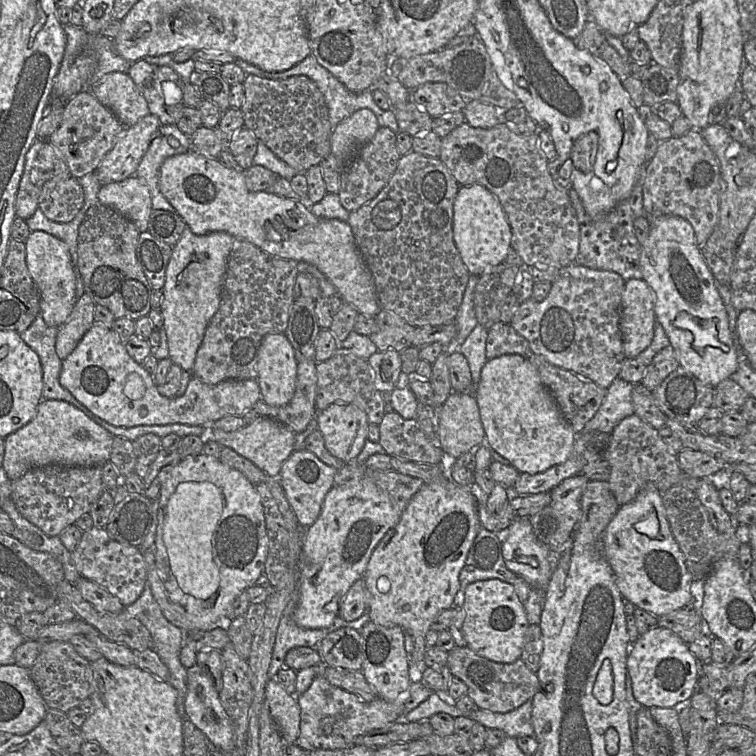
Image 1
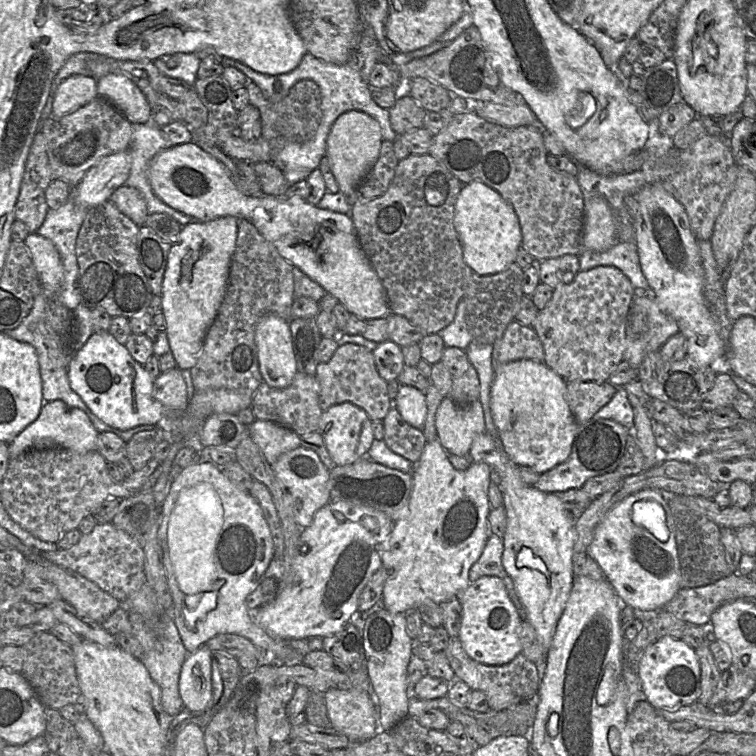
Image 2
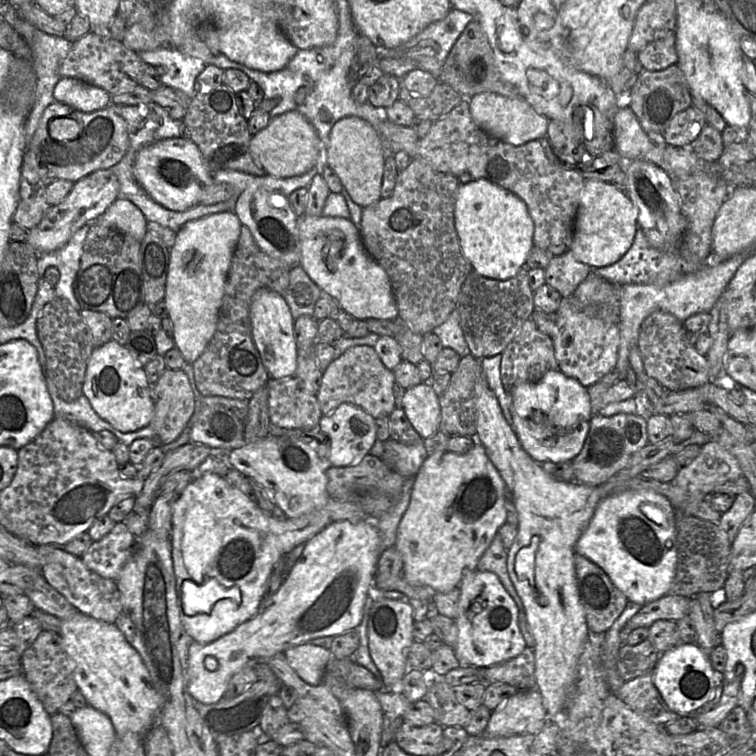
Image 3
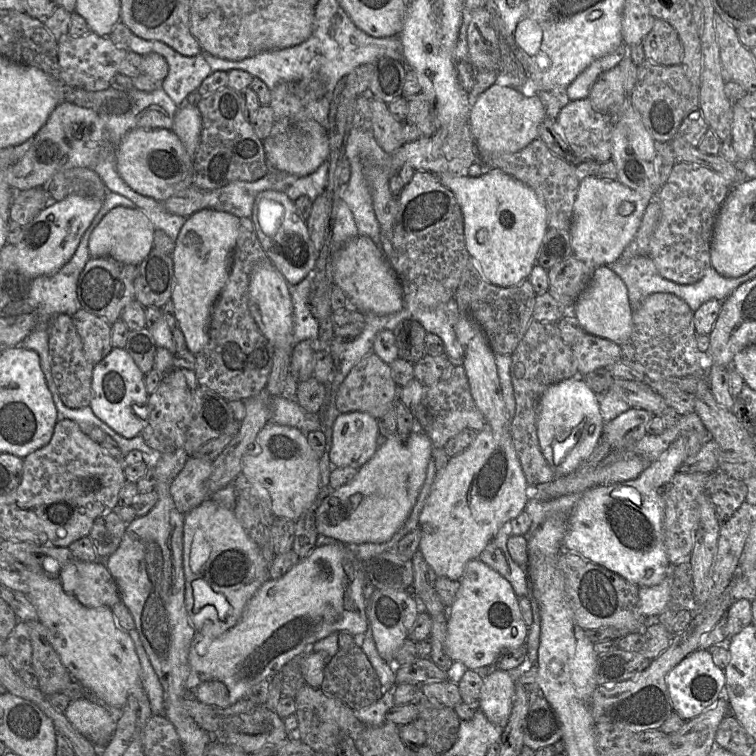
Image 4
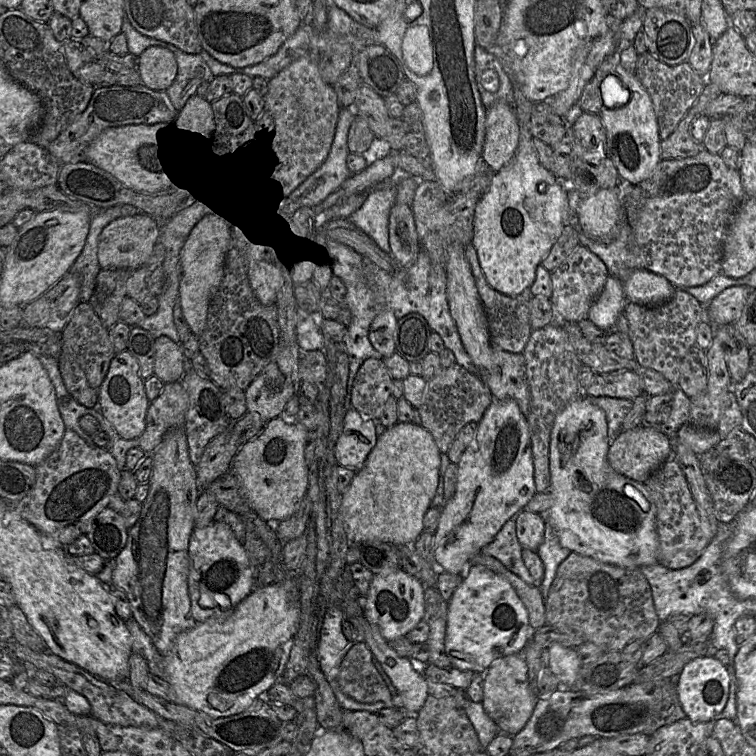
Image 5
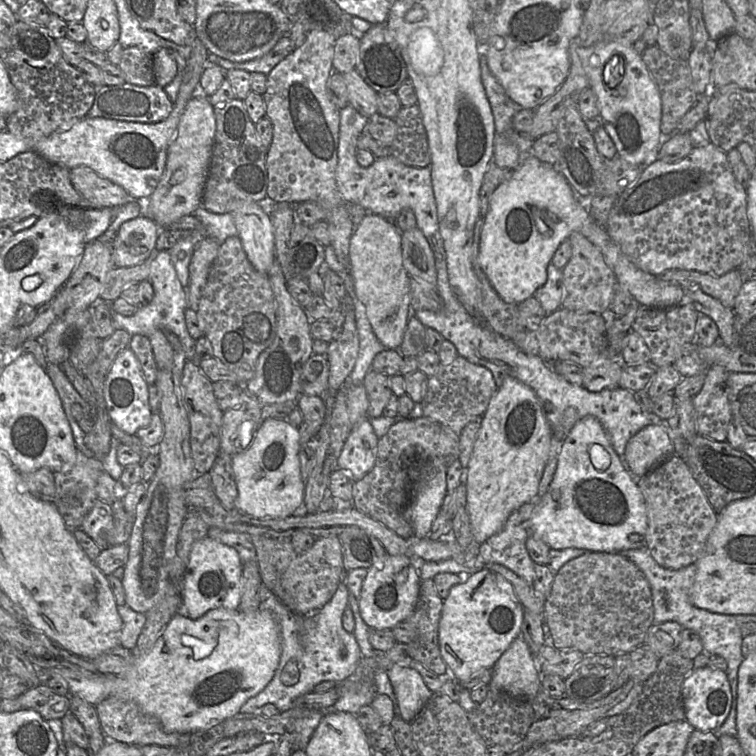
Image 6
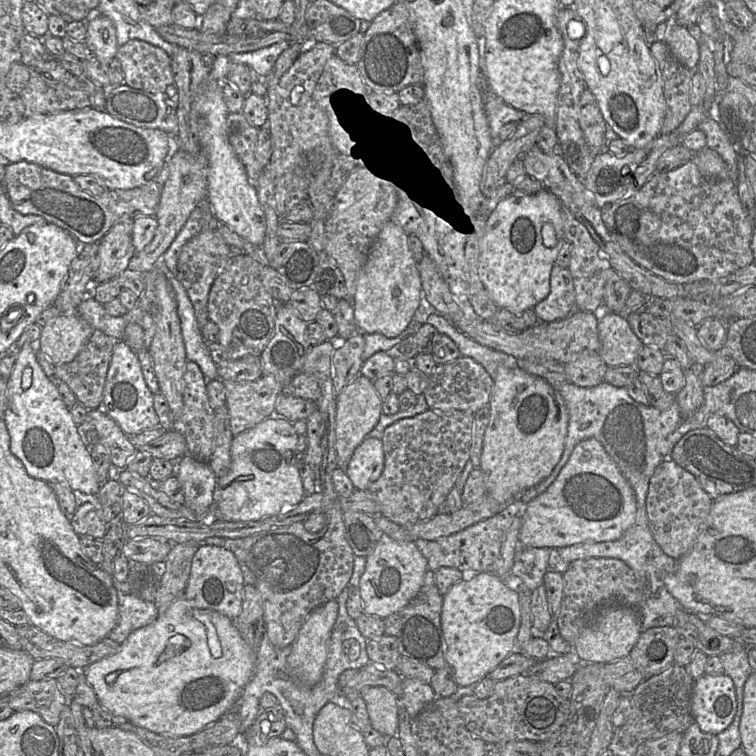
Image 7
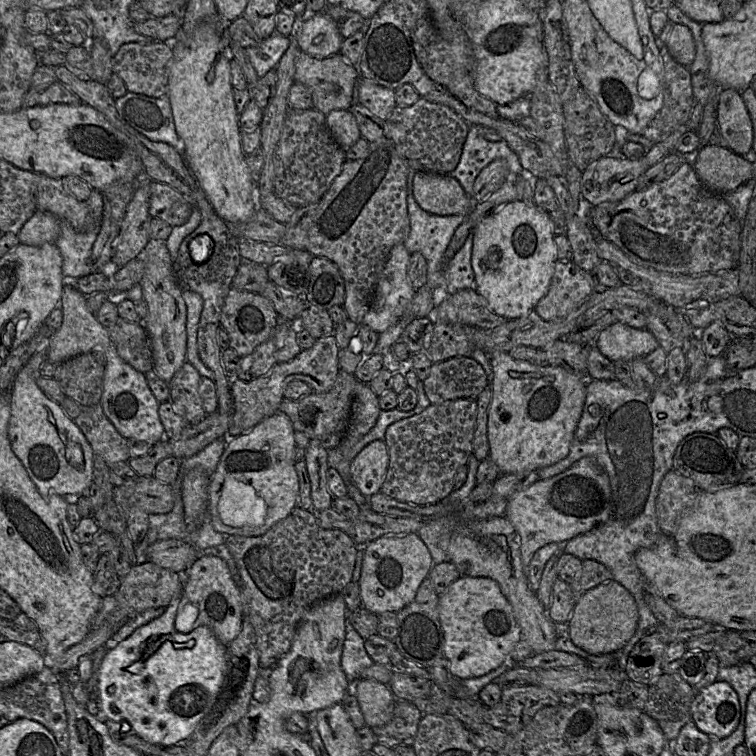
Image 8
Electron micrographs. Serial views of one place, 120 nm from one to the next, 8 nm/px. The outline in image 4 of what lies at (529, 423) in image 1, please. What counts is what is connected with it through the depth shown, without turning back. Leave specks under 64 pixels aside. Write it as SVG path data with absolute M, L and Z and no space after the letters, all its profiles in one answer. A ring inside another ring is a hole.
M573 377L550 386L541 396L537 409L537 437L541 452L556 477L567 476L579 469L598 446L604 421L601 417L599 396L584 382L582 377Z

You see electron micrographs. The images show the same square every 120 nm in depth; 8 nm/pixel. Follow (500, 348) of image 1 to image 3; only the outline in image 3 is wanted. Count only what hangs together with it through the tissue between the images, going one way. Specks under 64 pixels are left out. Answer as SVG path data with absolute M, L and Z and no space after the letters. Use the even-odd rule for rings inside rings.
M531 319L523 323L519 332L500 355L501 381L508 393L511 393L512 388L518 384L537 382L546 372L558 370L552 339L540 332Z

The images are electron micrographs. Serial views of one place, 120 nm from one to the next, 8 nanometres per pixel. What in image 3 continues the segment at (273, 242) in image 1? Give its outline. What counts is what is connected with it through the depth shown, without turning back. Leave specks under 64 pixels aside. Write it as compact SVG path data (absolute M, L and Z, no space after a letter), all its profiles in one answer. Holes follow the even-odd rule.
M187 137L163 139L142 148L136 156L134 175L152 199L175 211L197 205L204 189L214 183L198 146ZM298 217L301 241L300 266L322 291L335 298L357 320L395 320L398 309L388 274L367 252L360 230L350 219Z

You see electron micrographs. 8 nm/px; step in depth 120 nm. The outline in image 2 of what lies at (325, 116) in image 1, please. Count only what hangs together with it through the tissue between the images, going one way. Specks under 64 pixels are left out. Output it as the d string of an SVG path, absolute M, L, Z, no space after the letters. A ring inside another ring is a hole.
M306 79L297 82L279 103L272 106L272 110L268 109L270 102L256 83L248 81L245 87L249 94L249 104L260 111L264 139L283 137L288 141L304 143L315 135L321 122L322 109L321 92L314 81Z

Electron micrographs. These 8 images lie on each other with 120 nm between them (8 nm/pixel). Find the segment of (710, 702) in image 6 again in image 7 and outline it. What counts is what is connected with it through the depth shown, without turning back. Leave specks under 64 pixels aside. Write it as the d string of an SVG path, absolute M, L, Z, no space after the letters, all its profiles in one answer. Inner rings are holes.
M703 674L694 681L690 710L701 731L722 732L733 721L736 709L735 687L728 675Z

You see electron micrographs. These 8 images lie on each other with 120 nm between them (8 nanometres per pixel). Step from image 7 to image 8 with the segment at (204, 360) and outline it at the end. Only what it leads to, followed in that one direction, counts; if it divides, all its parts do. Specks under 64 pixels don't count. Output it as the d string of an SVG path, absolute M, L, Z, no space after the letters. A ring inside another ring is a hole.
M182 290L182 296L187 308L187 361L202 377L215 382L215 373L204 364L198 350L198 325L203 309L203 298L200 294L190 290Z

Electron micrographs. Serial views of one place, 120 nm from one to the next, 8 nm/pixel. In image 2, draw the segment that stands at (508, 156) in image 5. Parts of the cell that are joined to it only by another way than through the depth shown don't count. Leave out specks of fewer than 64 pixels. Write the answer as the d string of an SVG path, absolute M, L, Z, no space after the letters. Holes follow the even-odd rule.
M480 101L474 102L473 105L474 112L484 120L505 127L528 126L534 127L540 132L546 131L527 104L508 106Z

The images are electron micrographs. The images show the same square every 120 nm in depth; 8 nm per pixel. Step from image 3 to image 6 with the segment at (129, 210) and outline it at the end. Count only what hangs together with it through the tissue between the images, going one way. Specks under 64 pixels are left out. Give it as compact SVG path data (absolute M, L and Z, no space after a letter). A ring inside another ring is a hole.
M140 215L121 224L112 245L115 267L135 266L150 257L156 248L160 228L146 215Z

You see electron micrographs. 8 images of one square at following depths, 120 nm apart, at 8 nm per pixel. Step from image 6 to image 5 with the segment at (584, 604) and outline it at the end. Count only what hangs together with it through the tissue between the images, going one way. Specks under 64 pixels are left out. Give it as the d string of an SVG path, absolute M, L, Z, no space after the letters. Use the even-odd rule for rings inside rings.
M571 552L557 567L555 577L549 587L548 594L545 599L545 623L543 626L565 626L575 632L582 633L586 638L587 642L594 643L595 645L600 647L604 652L621 652L621 650L630 642L637 641L643 643L652 634L656 633L659 624L660 620L658 619L657 614L655 612L650 585L639 568L625 568L605 564L594 560L593 558L583 556L574 552Z

